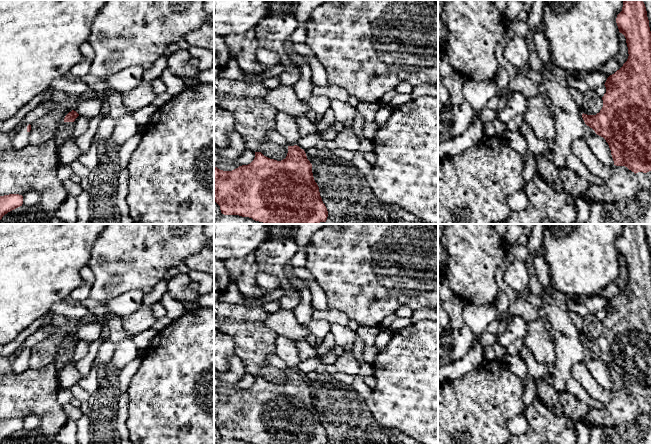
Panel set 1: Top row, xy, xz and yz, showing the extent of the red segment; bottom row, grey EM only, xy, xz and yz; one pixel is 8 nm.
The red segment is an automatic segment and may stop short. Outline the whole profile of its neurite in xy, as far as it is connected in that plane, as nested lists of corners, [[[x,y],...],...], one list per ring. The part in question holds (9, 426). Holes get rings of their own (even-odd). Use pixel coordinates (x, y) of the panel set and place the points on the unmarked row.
[[[9,418],[0,420],[0,444],[8,436],[22,430],[23,420],[19,418]]]

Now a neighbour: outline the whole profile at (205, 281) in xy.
[[[190,270],[188,276],[192,281],[198,283],[198,294],[204,295],[214,290],[214,277],[208,273]]]

